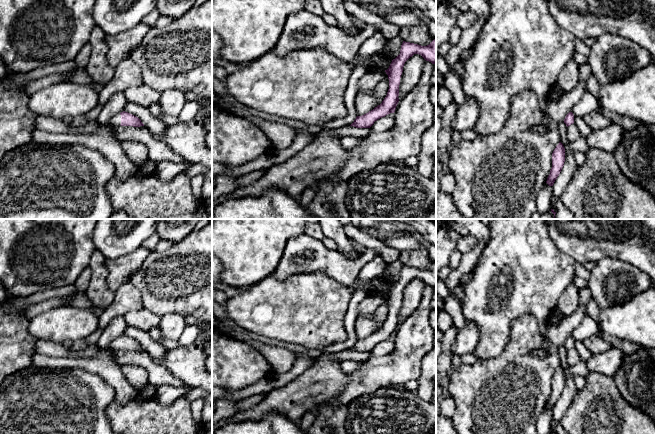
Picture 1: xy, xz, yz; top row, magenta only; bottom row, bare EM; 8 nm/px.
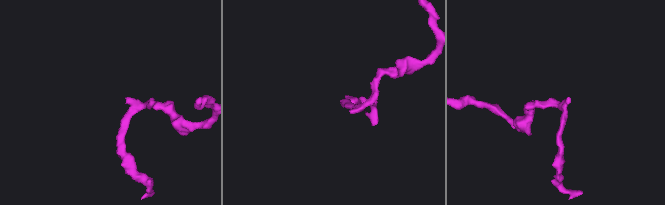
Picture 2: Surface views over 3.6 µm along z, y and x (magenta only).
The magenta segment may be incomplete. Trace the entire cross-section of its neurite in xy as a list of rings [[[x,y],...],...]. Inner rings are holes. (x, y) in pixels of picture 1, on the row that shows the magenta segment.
[[[121,112],[117,115],[115,115],[111,121],[106,124],[107,126],[113,126],[113,127],[116,127],[116,126],[133,126],[133,127],[140,127],[140,126],[144,126],[144,124],[141,122],[141,120],[128,113],[128,112]]]

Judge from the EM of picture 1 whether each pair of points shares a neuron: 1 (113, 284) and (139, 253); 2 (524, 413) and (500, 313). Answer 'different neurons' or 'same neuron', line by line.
1: same neuron
2: different neurons

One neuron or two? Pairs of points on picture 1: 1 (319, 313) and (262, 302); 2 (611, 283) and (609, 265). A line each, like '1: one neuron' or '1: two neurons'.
1: one neuron
2: one neuron

